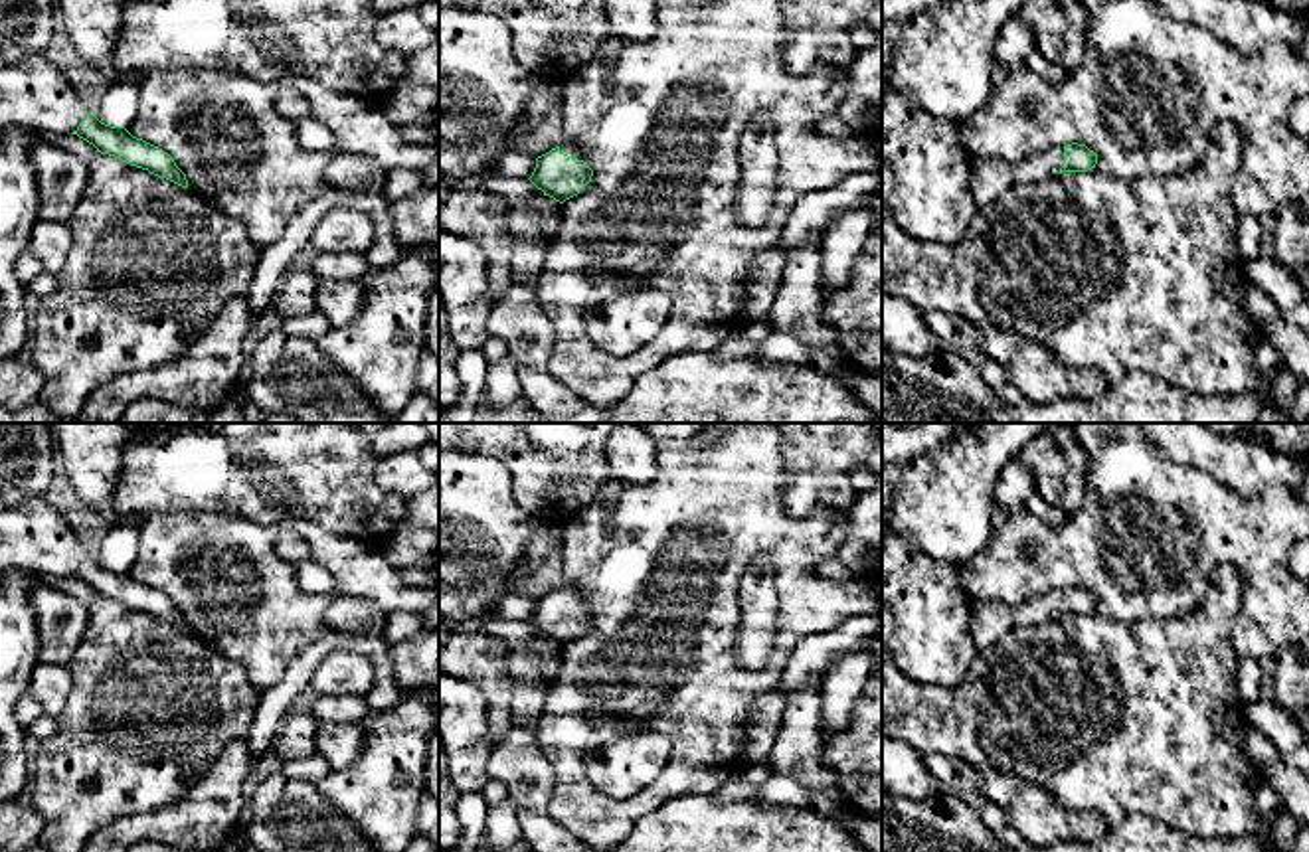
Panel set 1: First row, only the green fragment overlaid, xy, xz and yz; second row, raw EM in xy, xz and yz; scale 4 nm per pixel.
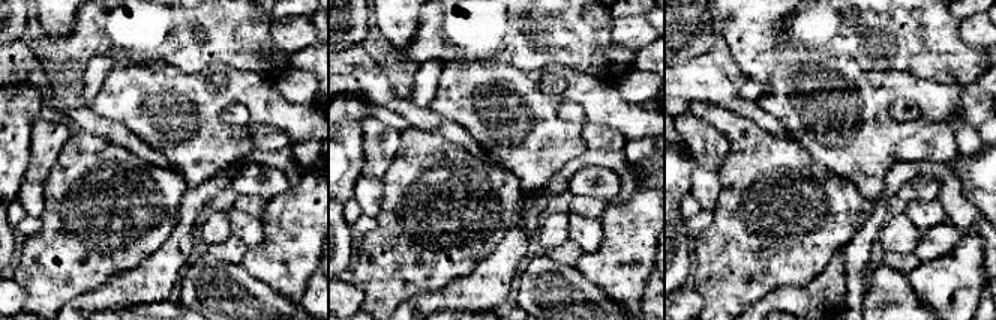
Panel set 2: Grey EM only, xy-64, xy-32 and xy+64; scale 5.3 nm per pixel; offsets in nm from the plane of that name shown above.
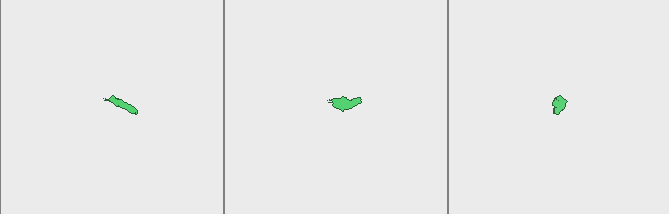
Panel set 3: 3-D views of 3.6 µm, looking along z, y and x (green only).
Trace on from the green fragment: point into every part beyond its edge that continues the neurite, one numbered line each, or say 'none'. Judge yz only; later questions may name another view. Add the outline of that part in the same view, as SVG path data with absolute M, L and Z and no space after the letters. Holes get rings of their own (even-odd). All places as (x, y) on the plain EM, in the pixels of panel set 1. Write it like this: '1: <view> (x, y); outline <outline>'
1: yz (1043, 609); outline M1054 589L1022 605L1012 607L1014 627L1048 625L1060 617L1064 591Z

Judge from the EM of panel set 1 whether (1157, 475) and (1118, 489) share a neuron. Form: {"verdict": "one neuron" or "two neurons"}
{"verdict": "one neuron"}

